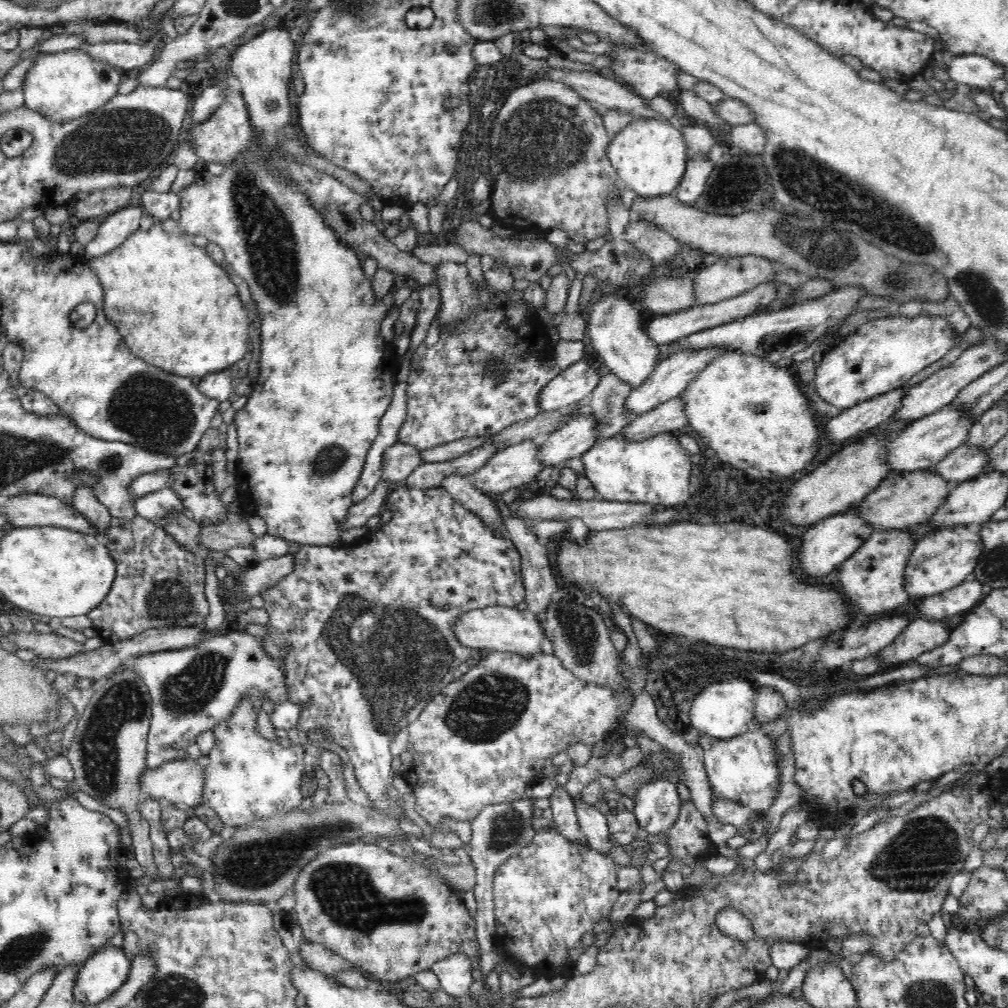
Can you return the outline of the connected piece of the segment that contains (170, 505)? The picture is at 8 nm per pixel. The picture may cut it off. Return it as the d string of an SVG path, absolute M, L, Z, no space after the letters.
M164 488L163 490L149 493L148 495L138 497L135 501L136 515L141 518L154 521L162 526L169 512L183 512L185 507L182 505L182 500L170 489Z

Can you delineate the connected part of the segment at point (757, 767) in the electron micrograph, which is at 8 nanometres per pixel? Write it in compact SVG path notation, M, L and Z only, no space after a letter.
M749 730L740 736L722 740L700 734L698 745L703 751L703 765L717 796L742 803L752 811L765 813L778 794L778 763L770 737L760 731Z

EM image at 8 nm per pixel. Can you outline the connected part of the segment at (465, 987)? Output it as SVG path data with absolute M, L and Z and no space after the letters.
M454 954L446 960L436 962L432 972L438 977L440 987L450 997L460 998L470 994L473 984L471 958Z

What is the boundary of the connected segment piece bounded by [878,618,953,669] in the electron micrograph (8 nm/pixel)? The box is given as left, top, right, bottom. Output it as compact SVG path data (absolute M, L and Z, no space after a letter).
M946 618L914 619L898 638L878 655L887 669L907 664L948 642L952 628Z

